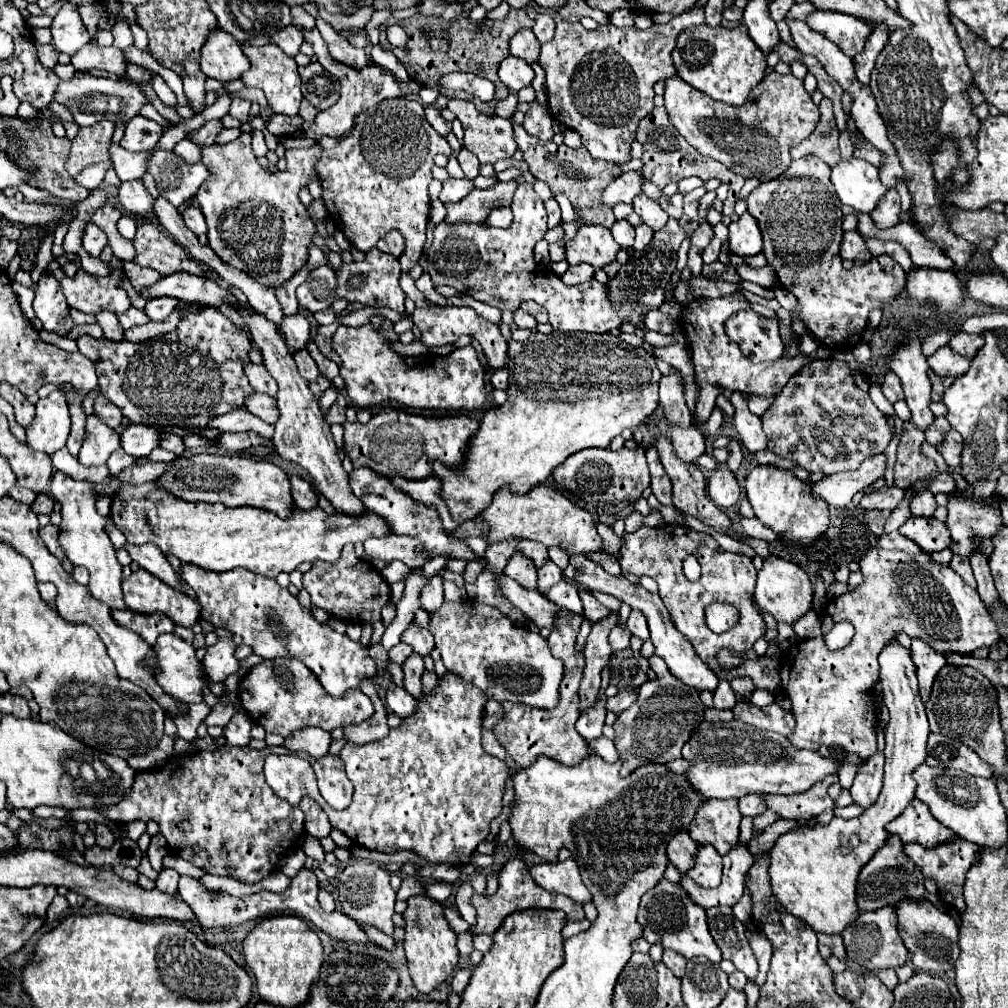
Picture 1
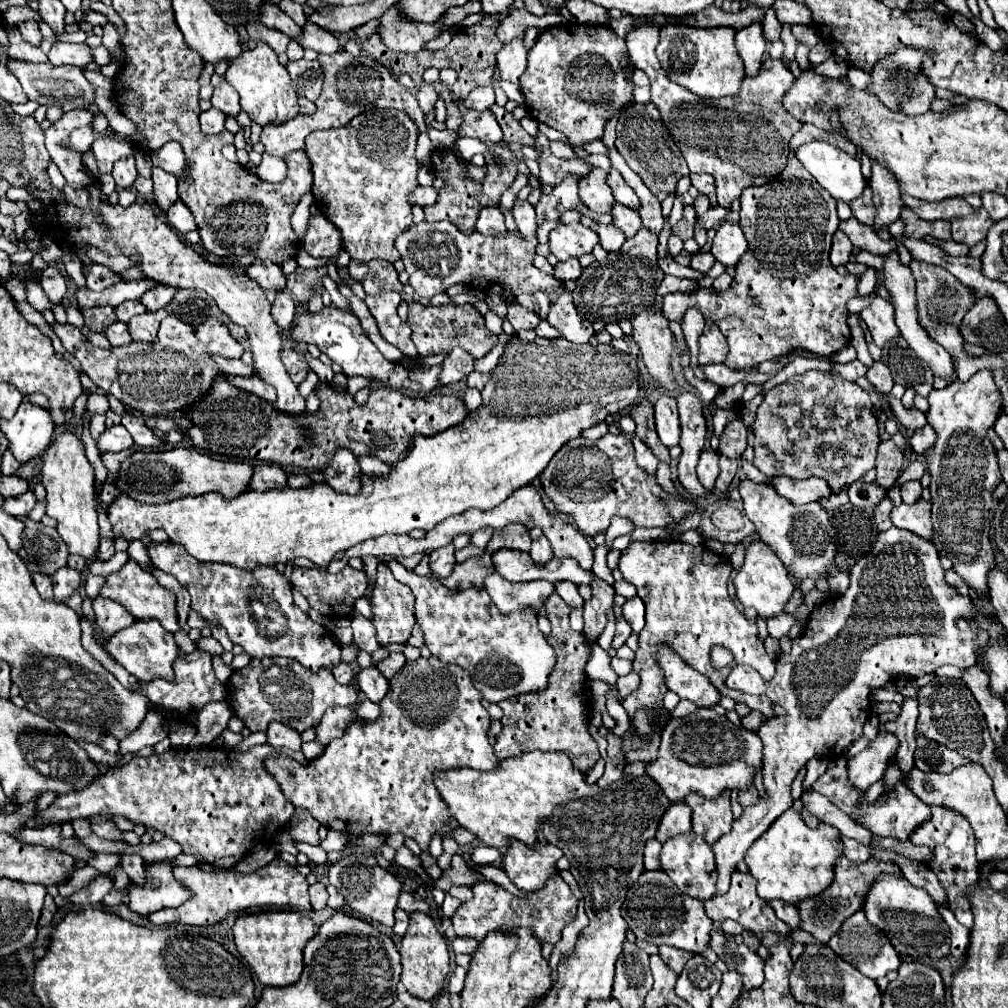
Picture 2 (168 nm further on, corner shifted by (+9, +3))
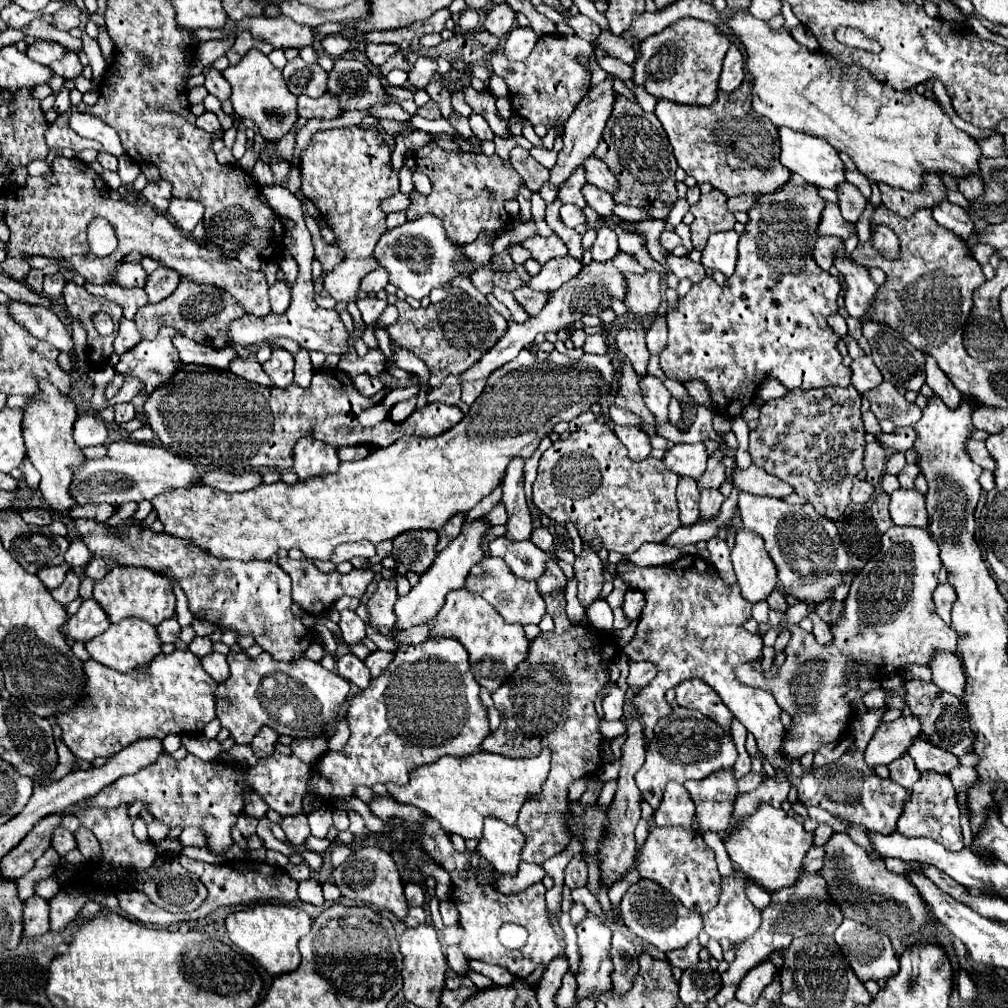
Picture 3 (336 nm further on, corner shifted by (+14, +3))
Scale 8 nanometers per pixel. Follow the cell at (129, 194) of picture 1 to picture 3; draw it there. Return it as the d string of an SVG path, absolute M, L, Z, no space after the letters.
M72 113L70 115L70 127L80 137L100 141L106 153L116 155L116 157L122 157L124 155L124 149L122 149L122 143L120 143L118 133L110 125L106 125L104 121L100 121L98 117L88 115L88 113Z

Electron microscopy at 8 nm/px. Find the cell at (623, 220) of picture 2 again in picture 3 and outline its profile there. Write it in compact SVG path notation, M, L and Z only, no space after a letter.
M584 185L582 189L584 199L590 209L594 209L598 215L612 215L612 207L616 205L612 195L604 189L596 189L594 185Z

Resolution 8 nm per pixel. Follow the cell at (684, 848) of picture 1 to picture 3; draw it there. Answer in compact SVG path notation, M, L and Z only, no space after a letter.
M670 781L664 789L664 799L660 803L660 809L656 811L656 825L690 827L692 817L694 817L694 803L690 799L690 793L684 789L684 785Z

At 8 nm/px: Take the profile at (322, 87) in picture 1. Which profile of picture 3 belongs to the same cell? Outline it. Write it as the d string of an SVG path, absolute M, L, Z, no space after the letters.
M300 57L286 63L282 69L284 81L294 95L320 97L326 93L326 77L328 73L320 65L308 65Z

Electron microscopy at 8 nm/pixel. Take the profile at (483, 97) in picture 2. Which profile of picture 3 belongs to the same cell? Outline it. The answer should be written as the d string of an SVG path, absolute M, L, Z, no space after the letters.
M454 91L454 93L452 93L452 109L454 109L454 113L458 113L458 115L470 117L472 109L466 105L466 101L464 101L464 93L462 93L462 91Z

